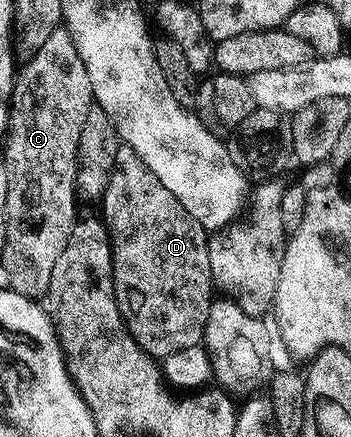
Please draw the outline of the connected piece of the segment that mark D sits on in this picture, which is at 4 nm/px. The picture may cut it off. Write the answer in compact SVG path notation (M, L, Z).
M119 144L116 151L114 170L108 179L100 208L101 220L110 236L114 298L132 339L136 339L138 346L155 359L165 359L176 351L202 345L208 311L216 297L216 279L210 273L208 259L208 230L192 219L192 215L184 211L180 199L176 199L176 195L172 195L172 191L168 191L152 171L148 171L148 163L144 163L132 147L123 144Z

